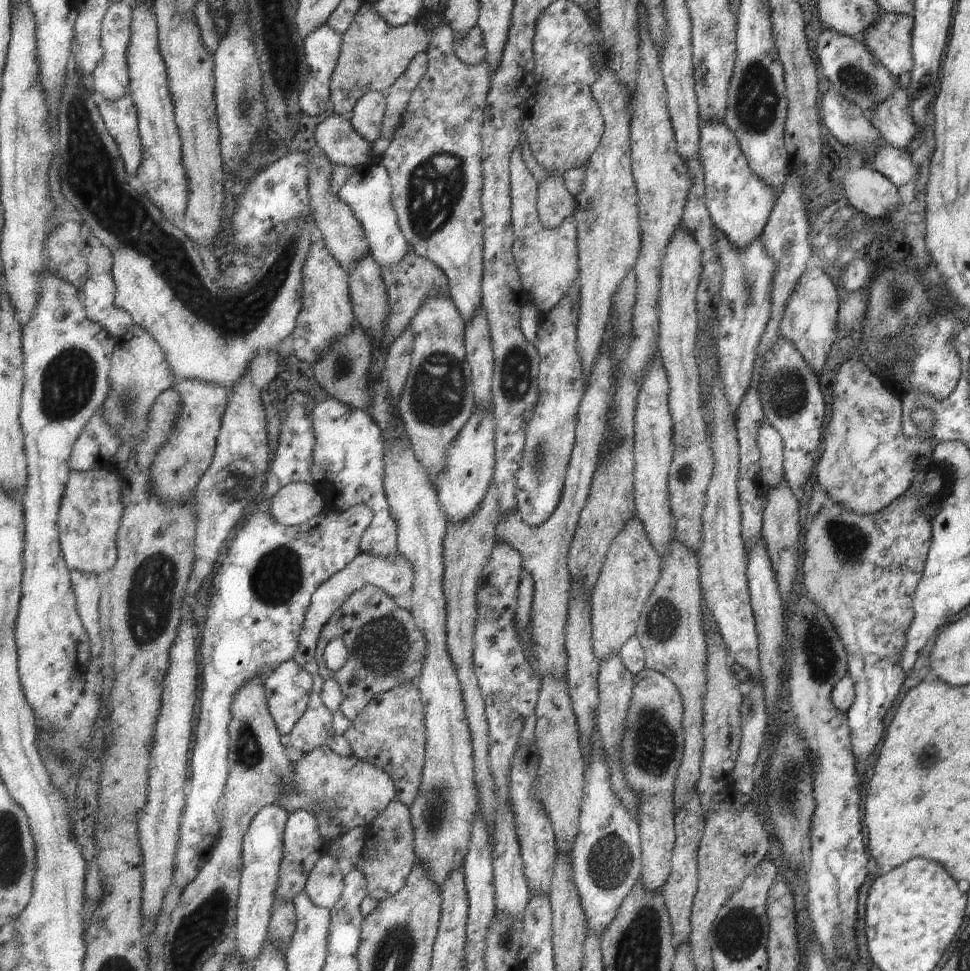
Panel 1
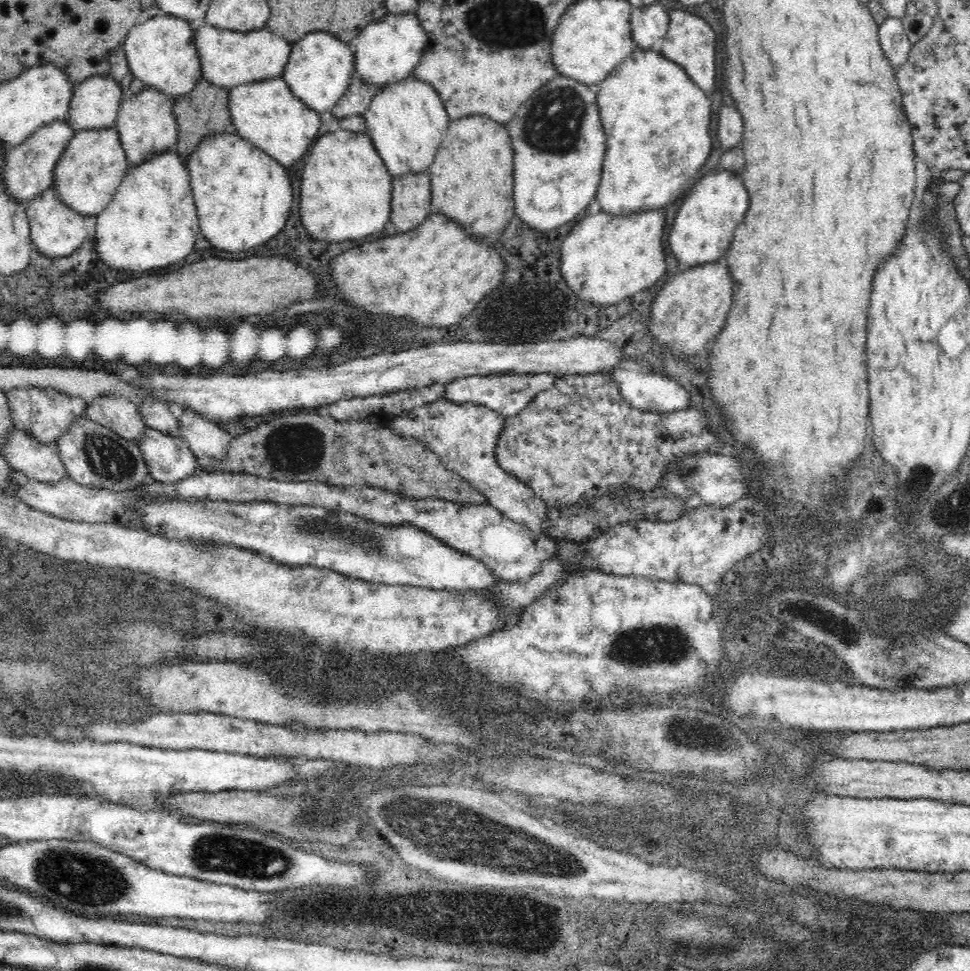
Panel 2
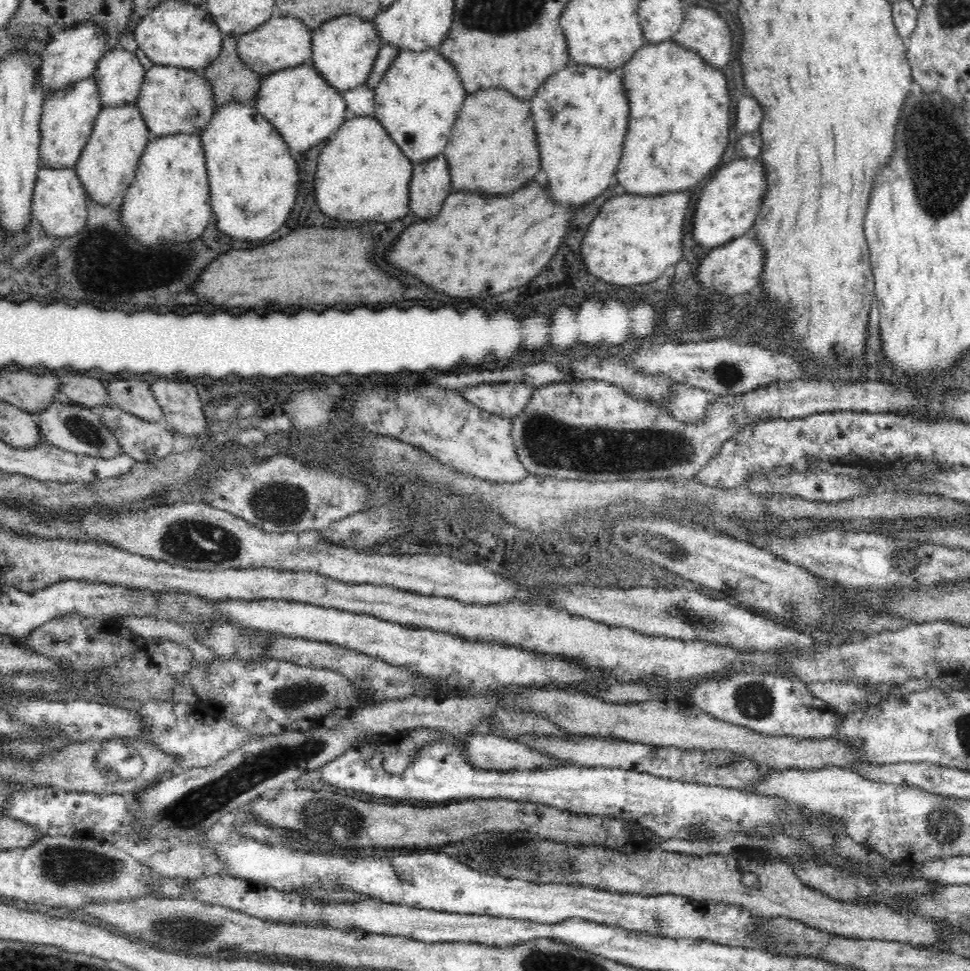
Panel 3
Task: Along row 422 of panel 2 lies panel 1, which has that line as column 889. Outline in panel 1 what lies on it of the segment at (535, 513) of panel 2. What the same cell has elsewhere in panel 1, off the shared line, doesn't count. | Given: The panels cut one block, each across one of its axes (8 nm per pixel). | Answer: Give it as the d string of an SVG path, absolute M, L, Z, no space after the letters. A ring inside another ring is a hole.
M857 357L854 359L848 358L848 360L841 363L832 383L831 419L829 420L826 429L823 430L822 448L819 452L819 462L817 462L817 467L815 468L815 482L823 488L823 492L833 502L836 502L837 504L845 504L845 506L851 510L851 513L858 515L875 514L884 506L887 506L894 498L897 498L905 492L911 484L911 481L914 480L914 476L918 471L923 468L926 463L930 462L934 450L934 442L930 433L932 430L933 415L929 409L913 407L913 410L910 412L910 418L916 425L918 431L914 434L912 439L903 436L900 427L900 399L887 388L887 384L881 382L880 378L877 375L874 375Z

